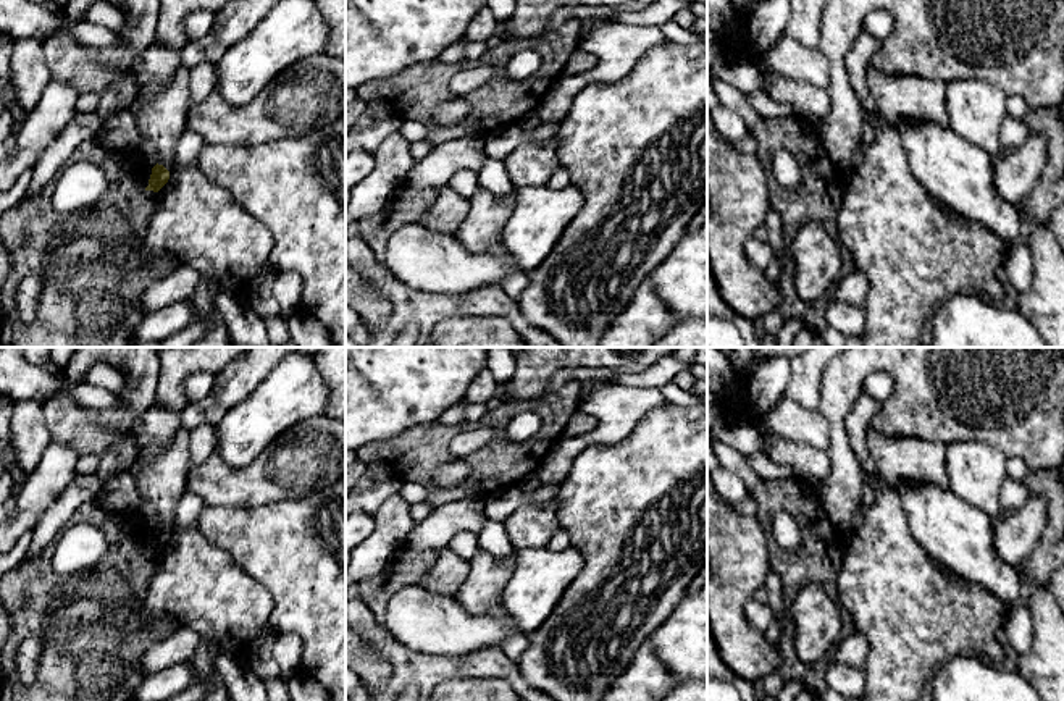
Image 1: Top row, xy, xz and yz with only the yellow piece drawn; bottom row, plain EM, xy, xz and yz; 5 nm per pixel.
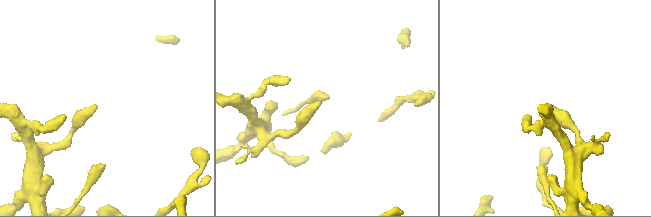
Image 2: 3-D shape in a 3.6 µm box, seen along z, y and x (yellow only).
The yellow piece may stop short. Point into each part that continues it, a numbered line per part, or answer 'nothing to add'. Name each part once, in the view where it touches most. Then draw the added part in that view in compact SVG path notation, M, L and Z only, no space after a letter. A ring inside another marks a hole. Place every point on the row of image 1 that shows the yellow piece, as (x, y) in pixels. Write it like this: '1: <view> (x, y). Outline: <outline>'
nothing to add

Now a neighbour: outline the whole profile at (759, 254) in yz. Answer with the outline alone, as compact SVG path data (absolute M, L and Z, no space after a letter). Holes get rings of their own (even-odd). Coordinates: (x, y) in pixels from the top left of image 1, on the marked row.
M749 239L744 254L748 260L760 270L765 270L772 260L772 250L767 242L757 239Z

